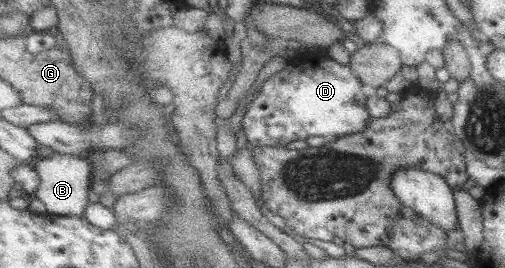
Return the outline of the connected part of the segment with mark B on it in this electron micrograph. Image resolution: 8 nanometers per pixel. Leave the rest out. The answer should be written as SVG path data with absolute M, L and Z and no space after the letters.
M53 153L52 156L39 158L33 163L34 169L40 174L42 184L33 194L46 204L49 213L63 216L85 217L86 208L91 204L89 194L92 189L93 163L79 158L79 154Z

